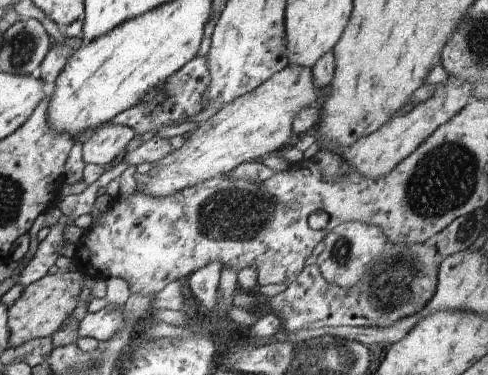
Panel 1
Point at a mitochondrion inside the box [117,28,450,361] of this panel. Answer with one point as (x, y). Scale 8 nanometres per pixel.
(238, 214)

